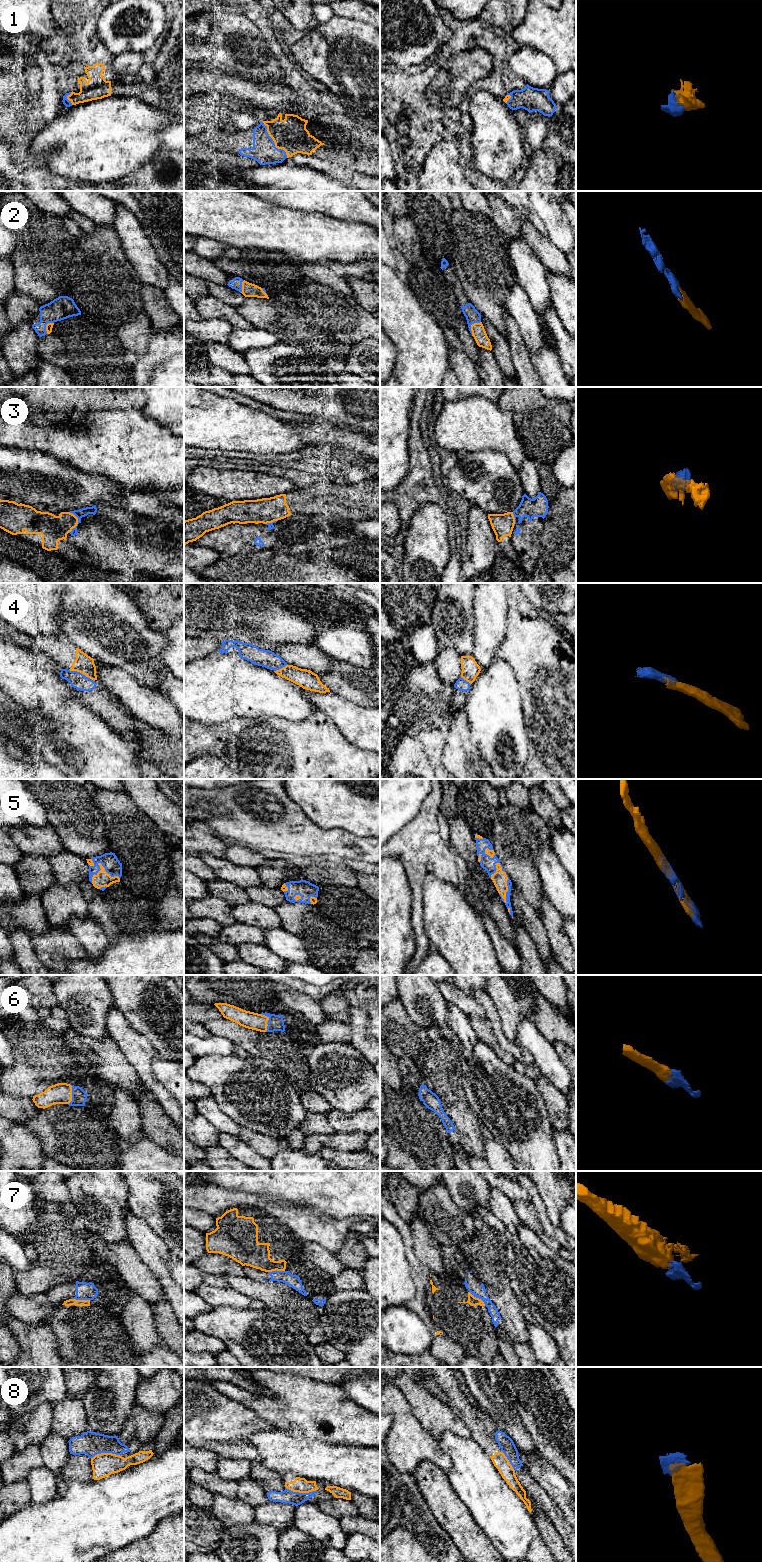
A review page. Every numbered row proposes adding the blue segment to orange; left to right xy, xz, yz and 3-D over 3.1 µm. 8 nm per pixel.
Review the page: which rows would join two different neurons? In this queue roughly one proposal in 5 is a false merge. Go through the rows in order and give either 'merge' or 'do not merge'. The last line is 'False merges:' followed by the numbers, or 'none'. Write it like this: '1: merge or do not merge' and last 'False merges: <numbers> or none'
1: merge
2: merge
3: do not merge
4: do not merge
5: merge
6: merge
7: do not merge
8: do not merge
False merges: 3, 4, 7, 8

